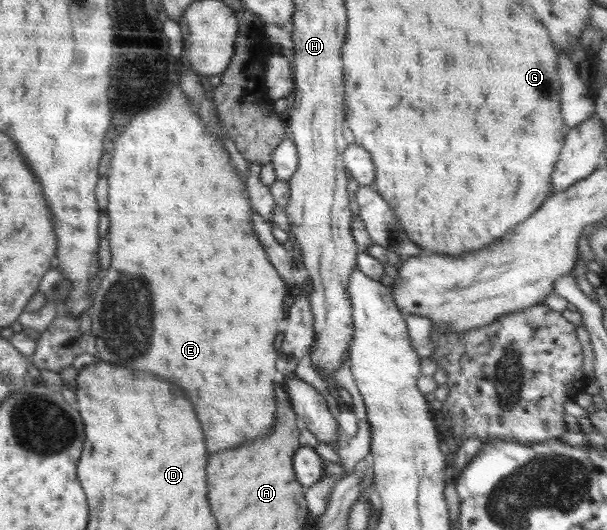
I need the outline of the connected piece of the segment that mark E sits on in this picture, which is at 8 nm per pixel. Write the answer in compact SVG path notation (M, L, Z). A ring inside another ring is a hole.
M173 87L163 96L163 100L147 112L137 114L129 126L123 130L123 134L117 138L113 148L113 160L111 170L107 174L109 180L109 194L107 194L107 214L111 220L109 228L109 244L111 244L111 266L107 268L107 274L99 282L99 290L91 298L92 333L97 336L96 355L103 362L111 364L123 364L127 368L155 374L163 380L181 386L187 392L187 398L193 402L197 418L203 426L207 452L219 452L227 448L243 446L245 442L257 440L267 436L274 427L275 422L275 394L273 394L273 382L281 374L277 374L277 352L275 352L275 338L279 334L277 326L279 322L285 324L285 300L283 296L288 292L286 282L279 277L276 268L269 264L267 254L263 246L259 244L253 228L251 228L250 196L246 189L246 183L237 175L231 165L228 152L217 135L207 131L207 124L199 118L199 115L190 105L190 100L181 92L179 87Z

